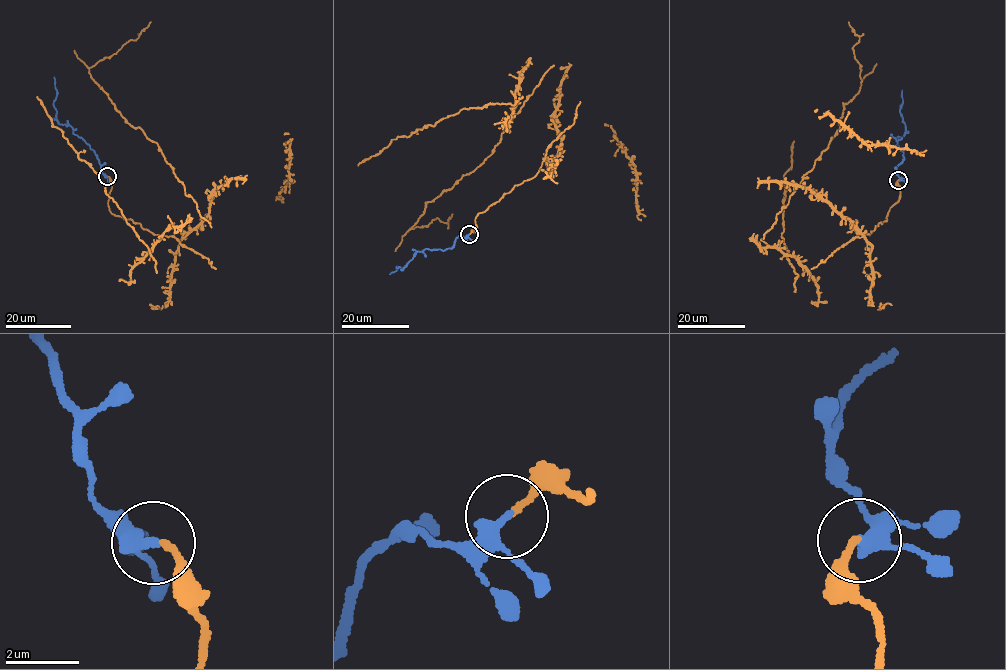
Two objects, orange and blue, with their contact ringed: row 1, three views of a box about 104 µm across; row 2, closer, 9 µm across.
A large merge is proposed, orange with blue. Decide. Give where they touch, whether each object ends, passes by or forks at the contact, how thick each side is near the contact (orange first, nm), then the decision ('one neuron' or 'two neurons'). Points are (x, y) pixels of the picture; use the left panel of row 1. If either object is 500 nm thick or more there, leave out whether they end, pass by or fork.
place (107, 176); orange ends; blue passes by; calibres 170 and 320 nm; one neuron

